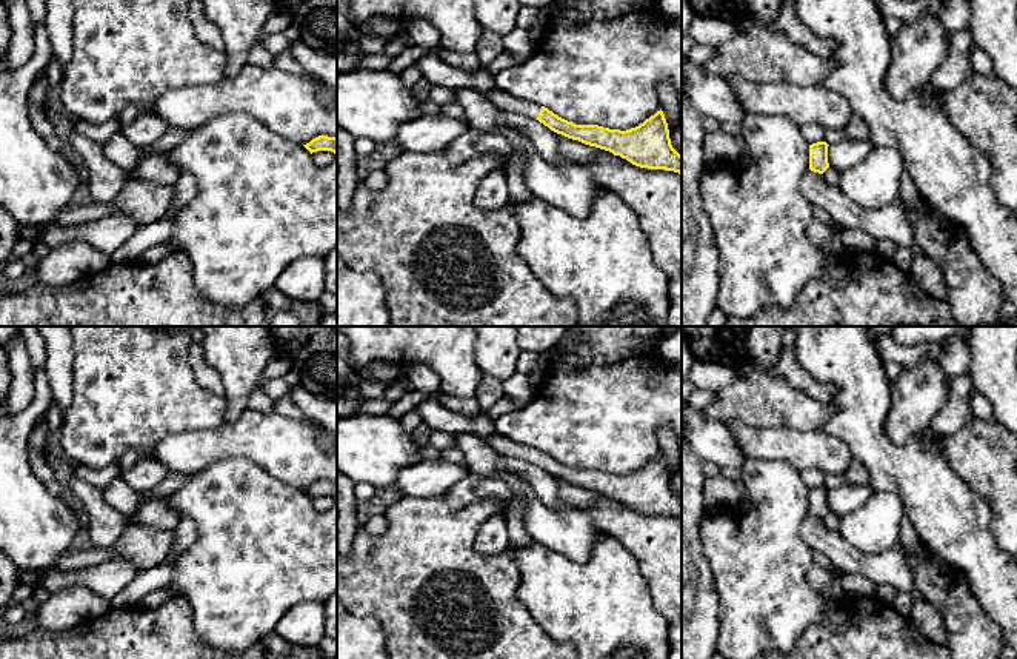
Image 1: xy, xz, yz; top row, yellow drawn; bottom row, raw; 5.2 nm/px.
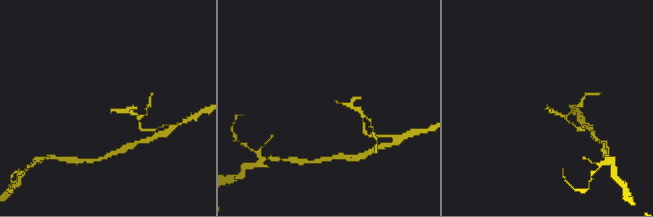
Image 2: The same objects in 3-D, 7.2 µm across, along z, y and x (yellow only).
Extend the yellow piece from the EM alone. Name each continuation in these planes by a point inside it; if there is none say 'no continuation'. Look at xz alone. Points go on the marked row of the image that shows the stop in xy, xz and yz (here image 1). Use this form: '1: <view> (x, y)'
1: xz (506, 102)

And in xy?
no continuation

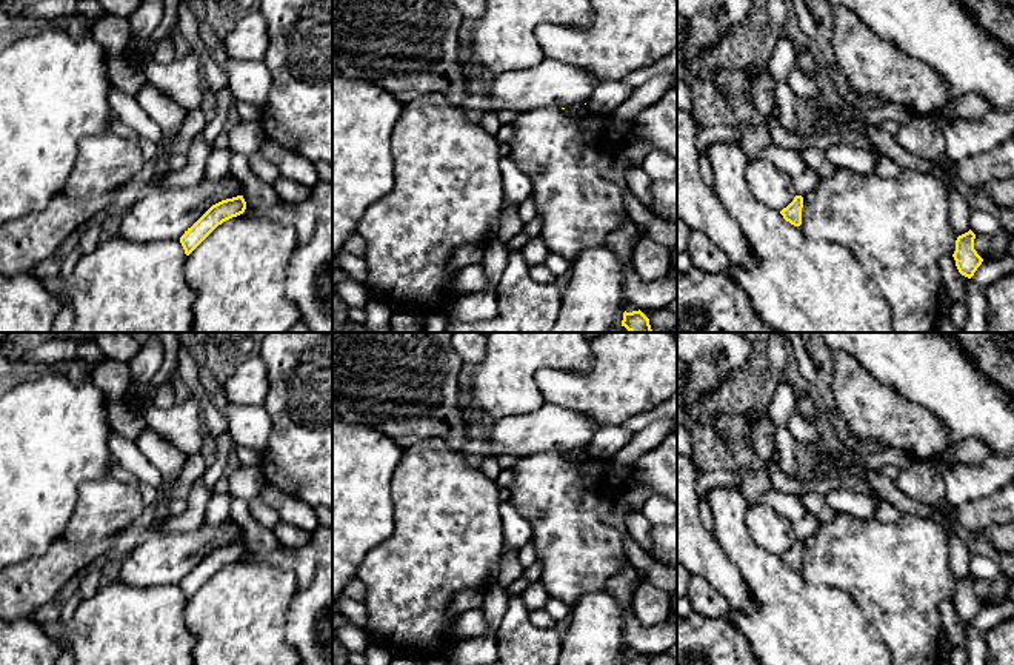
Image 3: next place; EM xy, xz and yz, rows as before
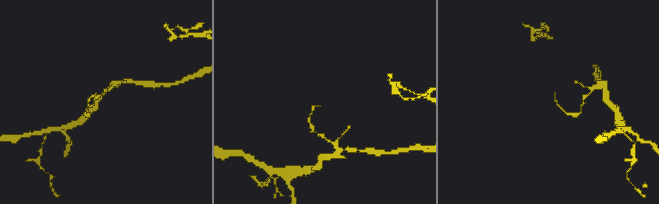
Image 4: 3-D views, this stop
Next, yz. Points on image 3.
no continuation

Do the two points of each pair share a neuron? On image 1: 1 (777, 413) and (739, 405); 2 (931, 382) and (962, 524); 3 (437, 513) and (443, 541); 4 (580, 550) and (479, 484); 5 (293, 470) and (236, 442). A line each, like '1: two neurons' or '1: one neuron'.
1: one neuron
2: two neurons
3: one neuron
4: one neuron
5: one neuron

